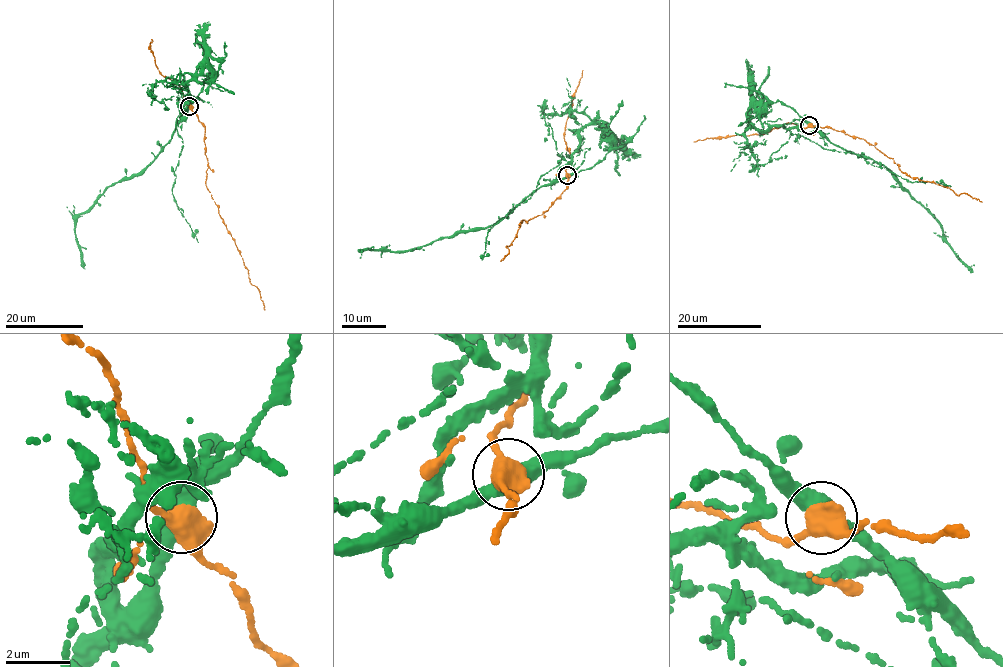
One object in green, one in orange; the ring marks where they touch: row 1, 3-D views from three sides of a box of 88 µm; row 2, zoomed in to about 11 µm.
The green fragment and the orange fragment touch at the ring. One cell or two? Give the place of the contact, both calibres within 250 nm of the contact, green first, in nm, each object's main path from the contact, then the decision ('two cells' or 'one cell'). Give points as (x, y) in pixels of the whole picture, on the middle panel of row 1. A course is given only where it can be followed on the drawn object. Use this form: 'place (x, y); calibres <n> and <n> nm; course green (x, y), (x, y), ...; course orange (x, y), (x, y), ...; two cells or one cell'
place (567, 175); calibres 480 and 480 nm; course green (567, 175), (526, 197), (491, 225), (407, 251), (367, 247), (359, 251); course orange (567, 175), (567, 189), (549, 210), (527, 222), (523, 219), (511, 245), (505, 246), (509, 253), (500, 261); two cells

